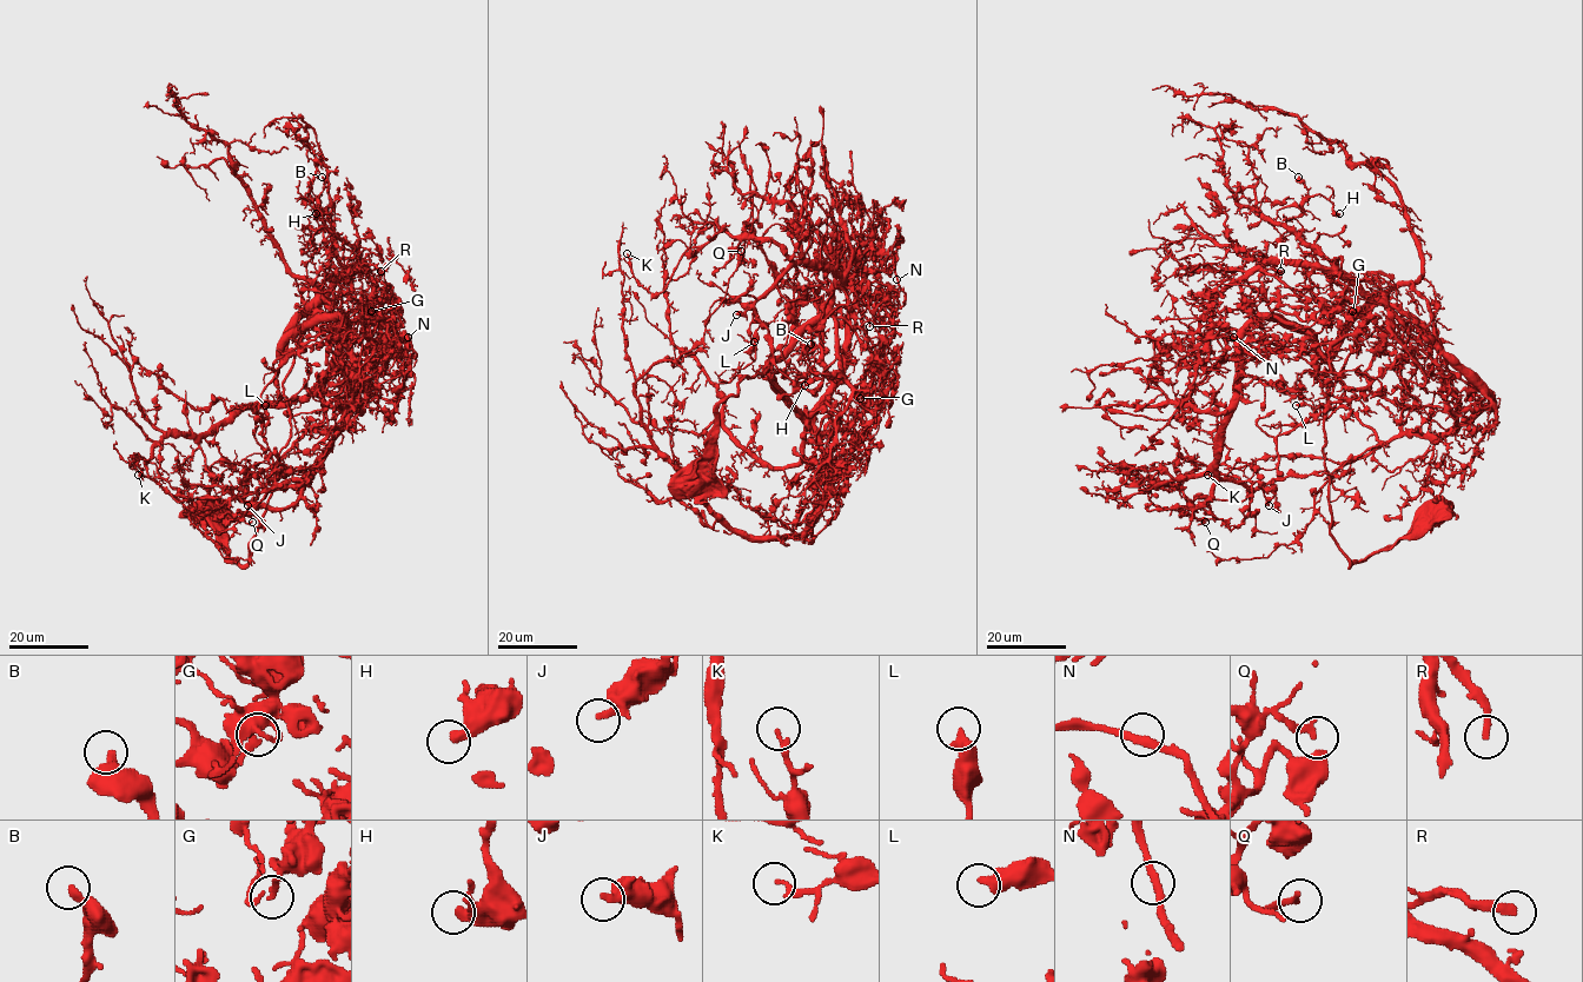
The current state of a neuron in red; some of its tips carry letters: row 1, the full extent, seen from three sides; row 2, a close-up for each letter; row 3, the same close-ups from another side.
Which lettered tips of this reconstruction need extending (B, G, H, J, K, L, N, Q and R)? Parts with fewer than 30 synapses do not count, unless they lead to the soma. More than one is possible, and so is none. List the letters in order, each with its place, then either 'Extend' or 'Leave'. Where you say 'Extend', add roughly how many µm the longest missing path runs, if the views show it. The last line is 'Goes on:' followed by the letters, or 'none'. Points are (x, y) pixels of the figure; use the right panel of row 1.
B: Place: (1298, 177). Leave
G: Place: (1352, 311). Leave
H: Place: (1339, 213). Leave
J: Place: (1269, 505). Leave
K: Place: (1207, 475). Leave
L: Place: (1296, 405). Leave
N: Place: (1233, 337). Leave
Q: Place: (1205, 522). Leave
R: Place: (1280, 271). Extend. Missing length about 10 µm
Goes on: R

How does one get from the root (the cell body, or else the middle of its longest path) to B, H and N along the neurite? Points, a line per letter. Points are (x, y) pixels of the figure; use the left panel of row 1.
B: (204, 512), (227, 558), (245, 564), (290, 437), (283, 382), (311, 309), (342, 271), (318, 211), (322, 177)
H: (204, 512), (227, 558), (245, 564), (290, 437), (283, 382), (311, 309), (342, 271), (320, 194), (316, 213)
N: (204, 512), (227, 558), (245, 564), (290, 437), (283, 382), (311, 309), (357, 263), (398, 355), (408, 337)

